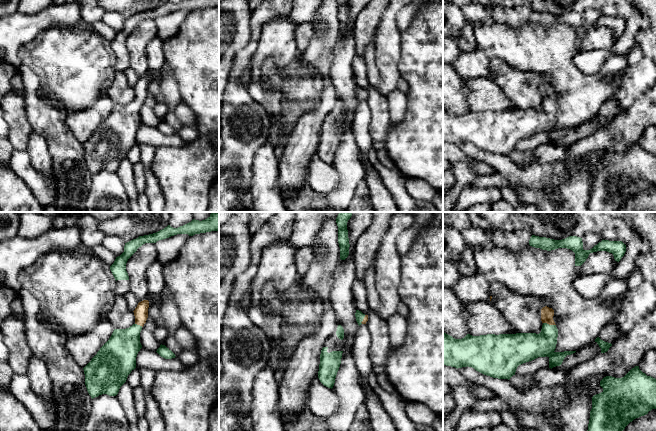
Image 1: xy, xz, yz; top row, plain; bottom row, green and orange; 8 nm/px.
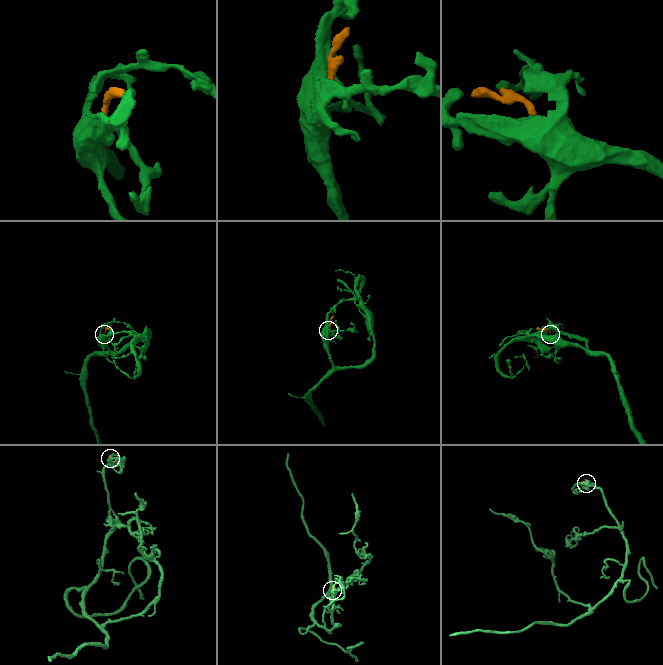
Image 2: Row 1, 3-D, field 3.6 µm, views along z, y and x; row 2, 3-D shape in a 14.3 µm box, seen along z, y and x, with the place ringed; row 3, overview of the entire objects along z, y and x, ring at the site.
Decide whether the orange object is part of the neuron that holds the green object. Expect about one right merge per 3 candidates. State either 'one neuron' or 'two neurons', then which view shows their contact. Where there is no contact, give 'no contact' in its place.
one neuron | yz

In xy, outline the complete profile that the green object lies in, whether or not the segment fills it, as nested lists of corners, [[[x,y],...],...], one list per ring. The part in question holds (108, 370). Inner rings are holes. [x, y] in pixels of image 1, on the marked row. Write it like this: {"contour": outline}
{"contour": [[[148,300],[139,302],[133,311],[135,323],[126,329],[114,329],[109,340],[83,368],[85,385],[92,399],[102,394],[116,396],[120,387],[126,382],[128,375],[136,368],[136,357],[142,348],[140,343],[140,332],[148,318],[148,308]]]}

